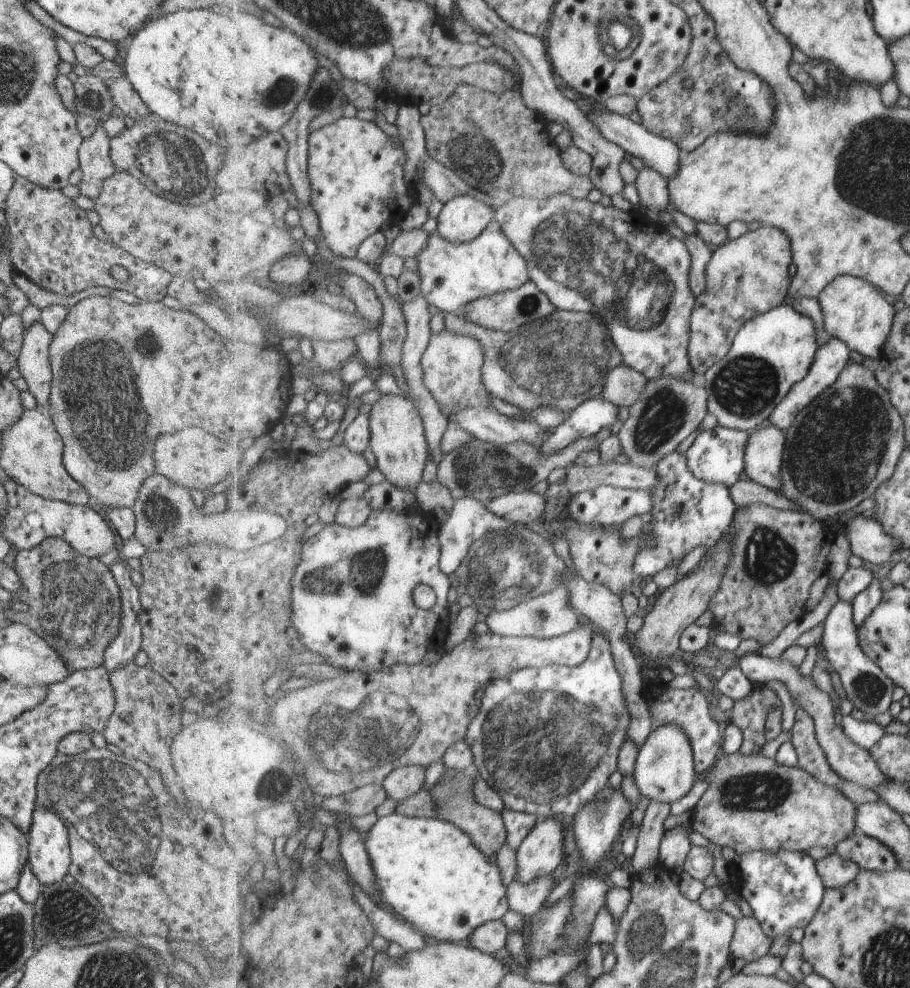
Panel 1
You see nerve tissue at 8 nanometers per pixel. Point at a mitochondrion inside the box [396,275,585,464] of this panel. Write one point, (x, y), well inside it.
(529, 308)

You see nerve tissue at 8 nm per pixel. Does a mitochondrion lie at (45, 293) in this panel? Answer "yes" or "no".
no

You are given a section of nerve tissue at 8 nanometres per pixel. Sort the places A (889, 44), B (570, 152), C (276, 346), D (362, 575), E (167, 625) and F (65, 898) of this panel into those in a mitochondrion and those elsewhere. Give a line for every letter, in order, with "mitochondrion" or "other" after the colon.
A: other
B: other
C: other
D: mitochondrion
E: other
F: mitochondrion

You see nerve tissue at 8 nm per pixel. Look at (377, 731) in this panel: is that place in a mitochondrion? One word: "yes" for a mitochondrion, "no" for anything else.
yes

